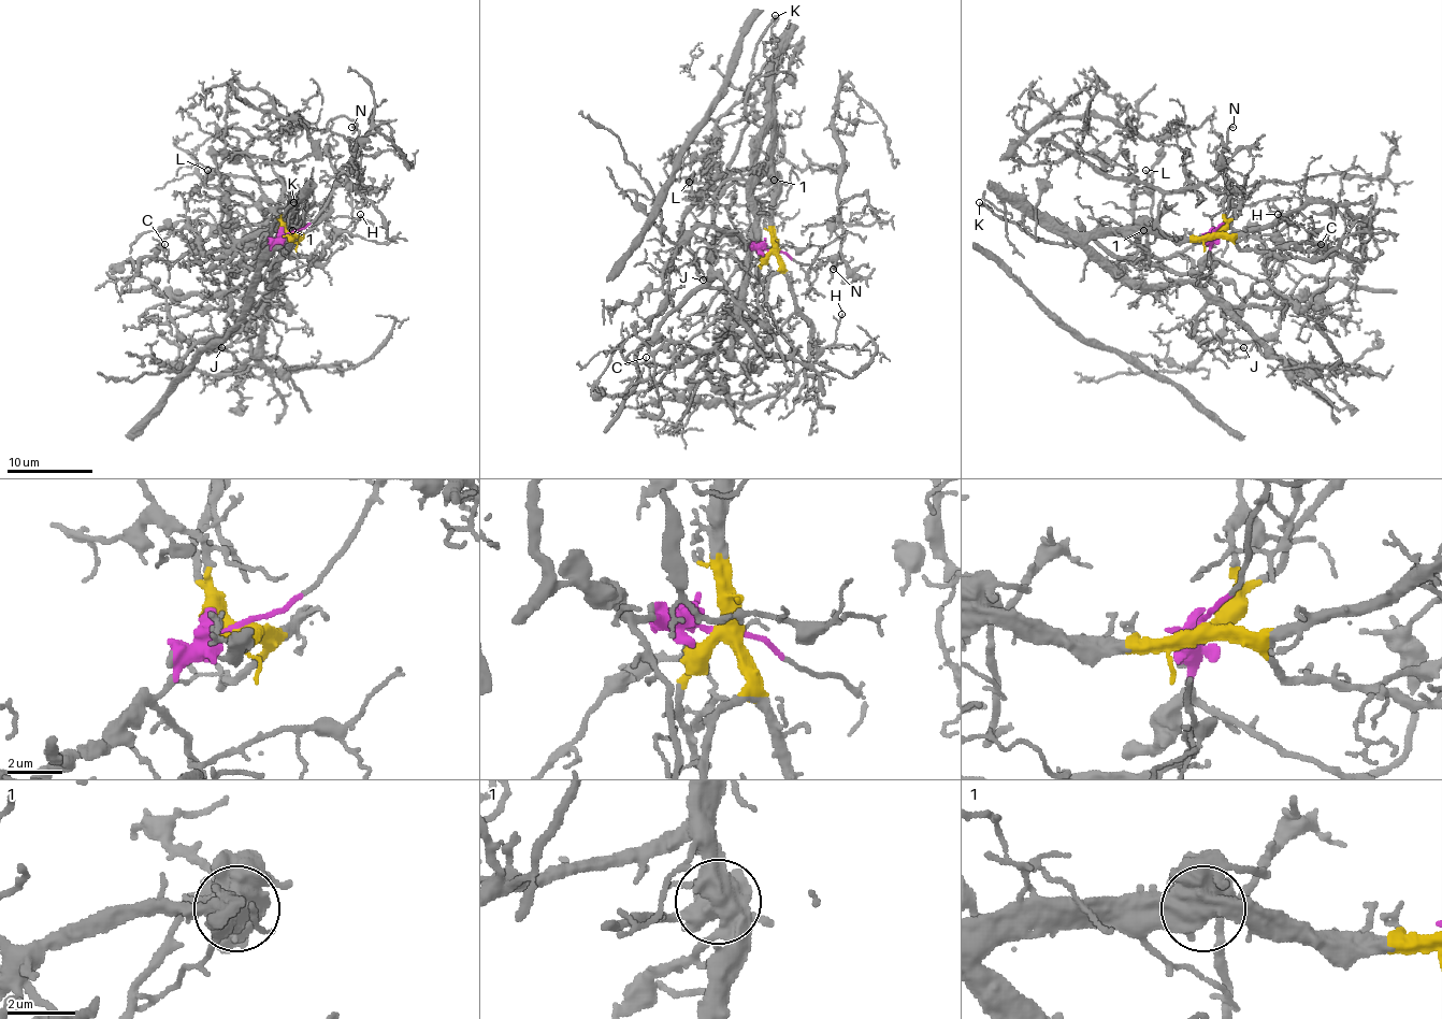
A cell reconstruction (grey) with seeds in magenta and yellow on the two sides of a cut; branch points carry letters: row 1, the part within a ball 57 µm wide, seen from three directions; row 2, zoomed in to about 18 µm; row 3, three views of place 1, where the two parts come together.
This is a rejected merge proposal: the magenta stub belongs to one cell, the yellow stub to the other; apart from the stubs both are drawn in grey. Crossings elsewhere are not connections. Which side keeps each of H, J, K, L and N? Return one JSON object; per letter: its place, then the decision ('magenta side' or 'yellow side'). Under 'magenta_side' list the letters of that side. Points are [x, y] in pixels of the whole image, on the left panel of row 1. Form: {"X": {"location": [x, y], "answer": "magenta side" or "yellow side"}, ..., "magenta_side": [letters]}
{"H": {"location": [360, 214], "answer": "yellow side"}, "J": {"location": [221, 347], "answer": "yellow side"}, "K": {"location": [293, 202], "answer": "magenta side"}, "L": {"location": [207, 170], "answer": "yellow side"}, "N": {"location": [351, 127], "answer": "magenta side"}, "magenta_side": ["K", "N"]}

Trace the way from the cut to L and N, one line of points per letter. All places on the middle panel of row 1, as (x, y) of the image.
L: (772, 250), (772, 195), (776, 190), (774, 171), (767, 164), (702, 171), (689, 182)
N: (772, 250), (787, 253), (812, 270), (834, 259), (840, 263), (834, 270)

